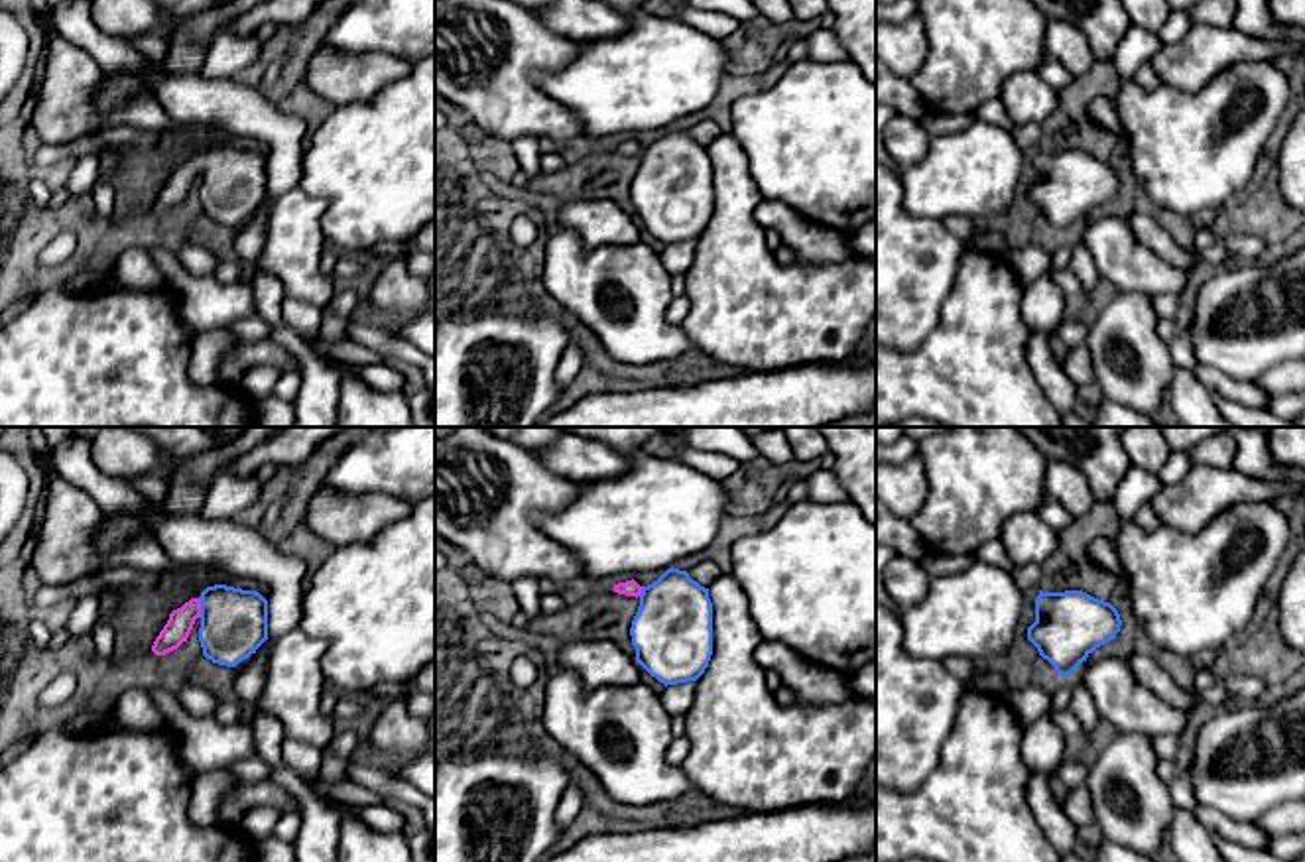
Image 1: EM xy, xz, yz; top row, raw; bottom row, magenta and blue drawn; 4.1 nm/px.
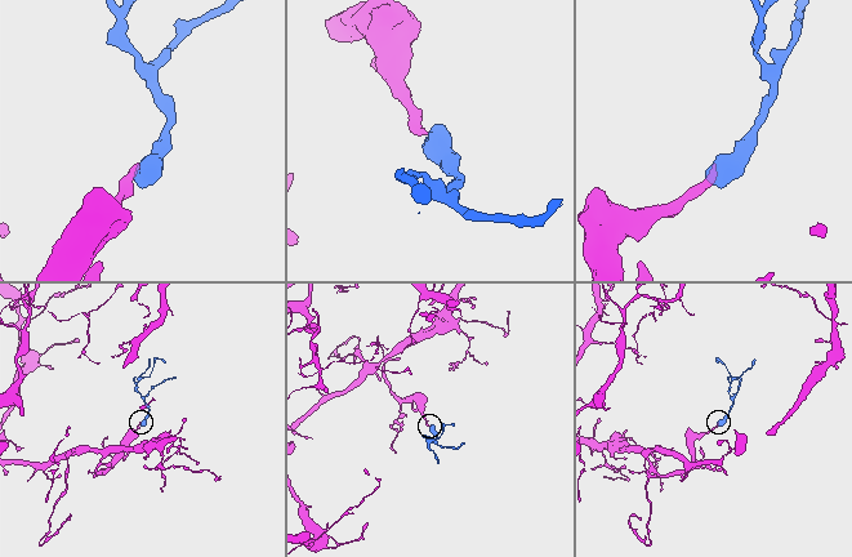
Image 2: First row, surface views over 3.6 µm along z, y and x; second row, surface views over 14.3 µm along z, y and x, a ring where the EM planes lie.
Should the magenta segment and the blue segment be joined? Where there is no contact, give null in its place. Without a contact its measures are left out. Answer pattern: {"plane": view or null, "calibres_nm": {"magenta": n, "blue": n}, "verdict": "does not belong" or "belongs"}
{"plane": "xy", "calibres_nm": {"magenta": 110, "blue": 280}, "verdict": "belongs"}

